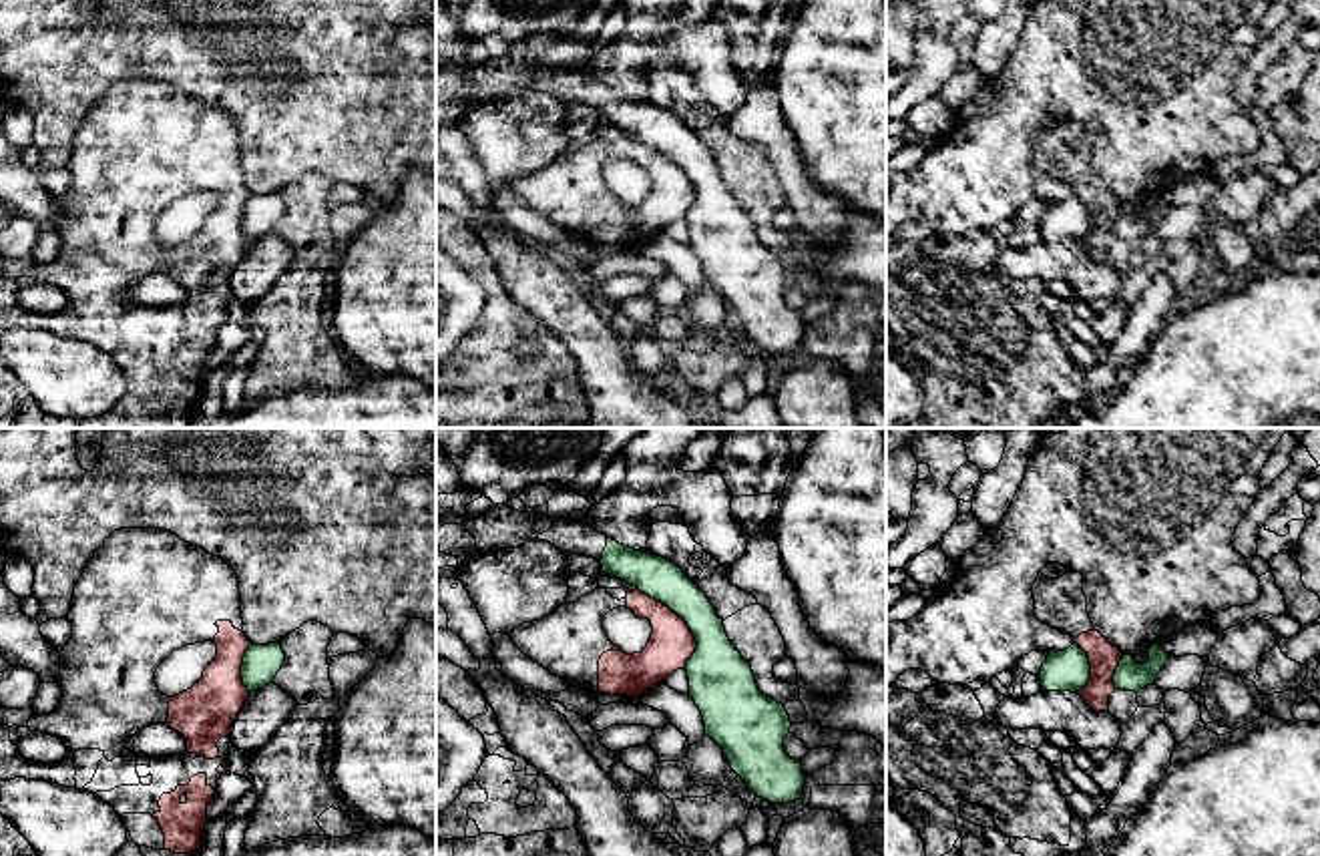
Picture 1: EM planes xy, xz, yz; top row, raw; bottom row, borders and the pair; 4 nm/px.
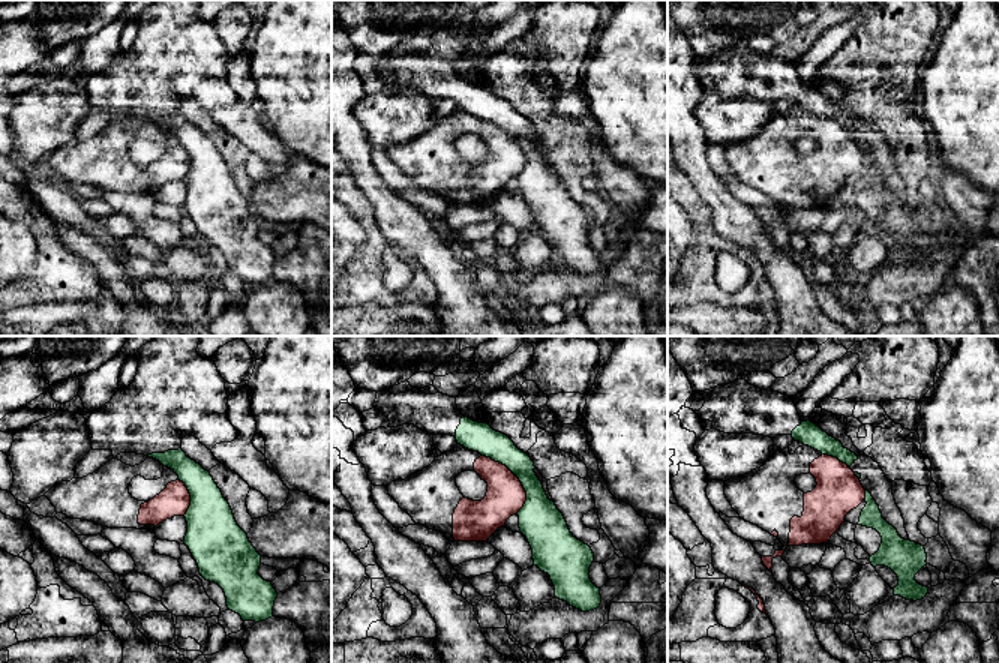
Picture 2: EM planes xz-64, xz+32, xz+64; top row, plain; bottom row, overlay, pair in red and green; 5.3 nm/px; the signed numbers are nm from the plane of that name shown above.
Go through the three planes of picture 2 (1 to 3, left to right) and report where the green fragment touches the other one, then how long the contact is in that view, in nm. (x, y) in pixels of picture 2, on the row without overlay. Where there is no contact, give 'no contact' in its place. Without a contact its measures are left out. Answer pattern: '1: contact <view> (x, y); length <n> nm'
1: contact xz-64 (189, 161); length 200 nm
2: contact xz+32 (516, 141); length 360 nm
3: contact xz+64 (836, 122); length 170 nm

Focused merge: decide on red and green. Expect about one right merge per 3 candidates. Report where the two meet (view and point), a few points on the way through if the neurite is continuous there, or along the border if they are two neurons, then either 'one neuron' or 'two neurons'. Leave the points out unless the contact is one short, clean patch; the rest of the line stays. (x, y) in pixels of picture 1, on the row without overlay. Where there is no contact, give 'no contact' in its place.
xz (684, 171) | along xz (637, 137), (666, 153), (690, 179), (696, 201), (686, 218) | two neurons

